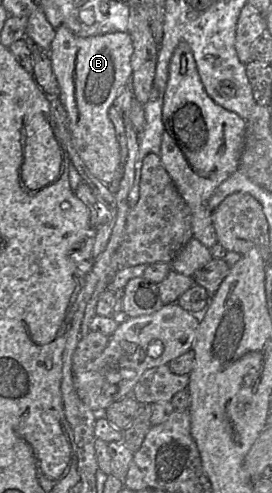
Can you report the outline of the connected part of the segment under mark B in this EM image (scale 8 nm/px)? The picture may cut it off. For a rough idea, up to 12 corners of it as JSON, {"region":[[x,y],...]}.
{"region":[[127,32],[48,51],[74,146],[106,185],[120,145],[108,112],[130,83]]}

